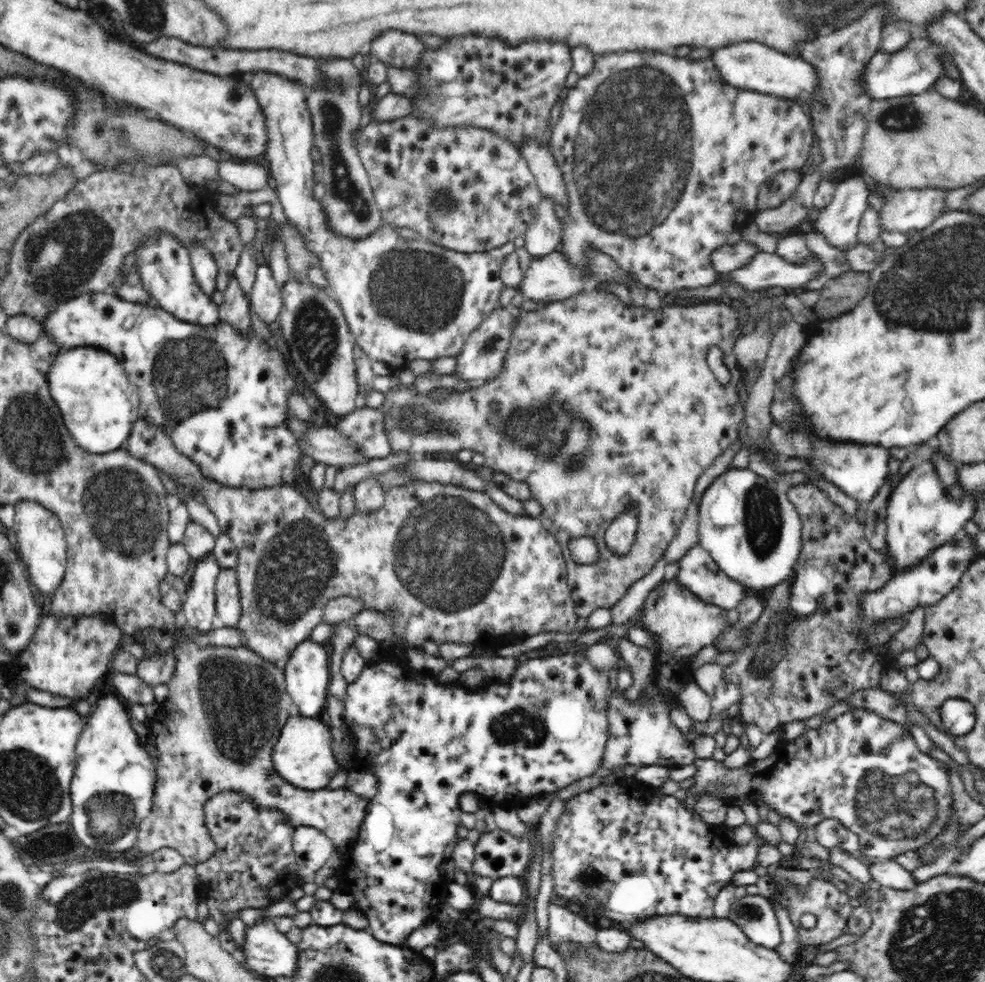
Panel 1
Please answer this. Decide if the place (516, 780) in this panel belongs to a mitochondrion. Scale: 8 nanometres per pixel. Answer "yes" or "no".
no

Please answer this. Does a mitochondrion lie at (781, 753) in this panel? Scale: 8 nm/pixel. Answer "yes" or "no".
no

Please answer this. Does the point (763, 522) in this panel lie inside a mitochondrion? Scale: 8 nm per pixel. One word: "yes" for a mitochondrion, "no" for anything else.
yes

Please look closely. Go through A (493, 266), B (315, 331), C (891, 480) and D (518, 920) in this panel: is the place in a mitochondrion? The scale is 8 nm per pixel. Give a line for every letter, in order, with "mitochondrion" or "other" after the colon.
A: other
B: mitochondrion
C: other
D: other

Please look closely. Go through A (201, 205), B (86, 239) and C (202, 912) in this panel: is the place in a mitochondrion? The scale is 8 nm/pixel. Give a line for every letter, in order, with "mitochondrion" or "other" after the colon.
A: other
B: mitochondrion
C: other

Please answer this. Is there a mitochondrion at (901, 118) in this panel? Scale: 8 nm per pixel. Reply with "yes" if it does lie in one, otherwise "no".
yes

